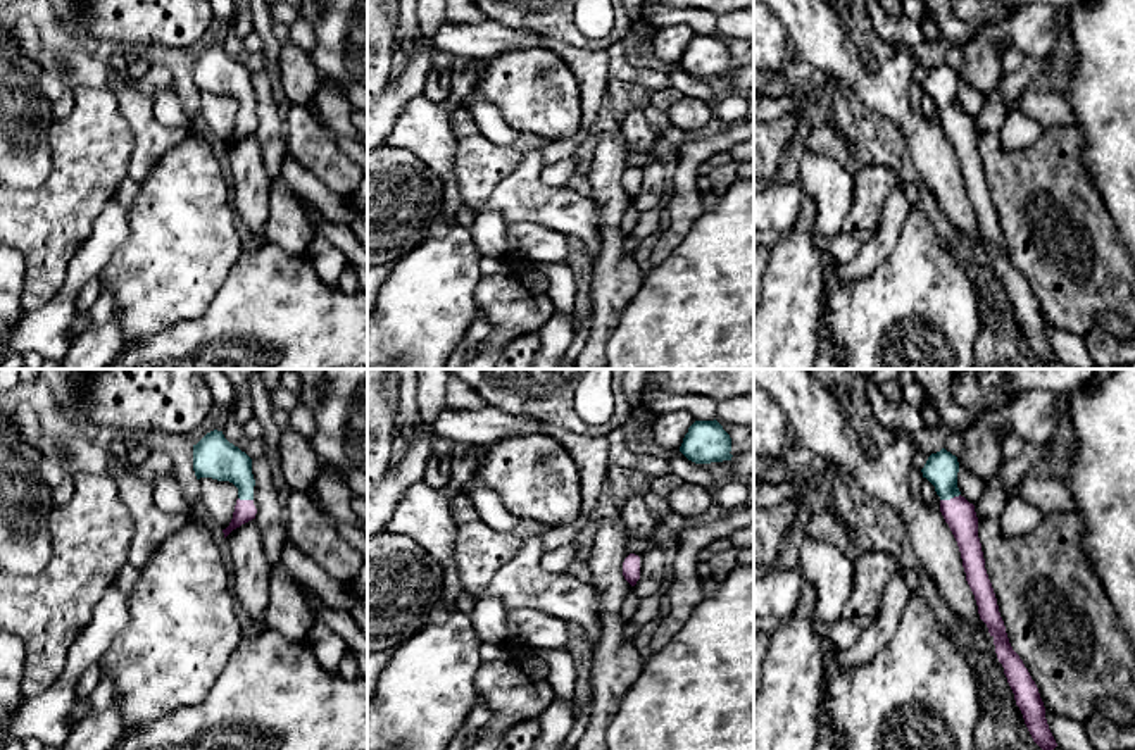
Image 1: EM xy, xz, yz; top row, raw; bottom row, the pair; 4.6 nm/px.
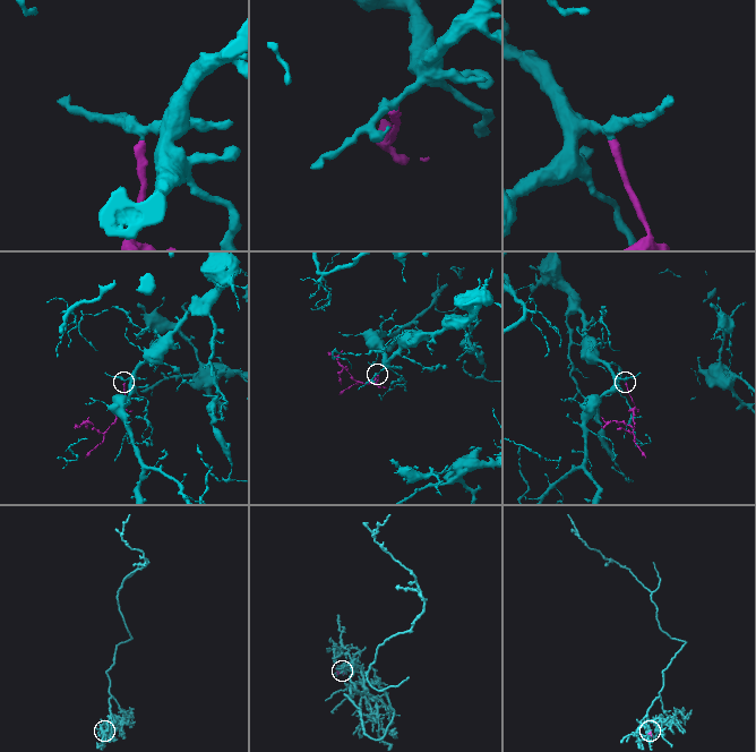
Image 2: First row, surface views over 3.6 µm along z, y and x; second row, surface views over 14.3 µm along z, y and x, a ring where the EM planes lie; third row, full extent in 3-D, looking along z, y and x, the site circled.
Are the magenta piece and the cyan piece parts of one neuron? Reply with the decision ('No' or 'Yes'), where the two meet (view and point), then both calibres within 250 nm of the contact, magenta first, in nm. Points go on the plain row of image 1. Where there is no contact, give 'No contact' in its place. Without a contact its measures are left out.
Yes. Touches magenta at yz (951, 112). Thickness 150 nm (magenta) against 160 nm

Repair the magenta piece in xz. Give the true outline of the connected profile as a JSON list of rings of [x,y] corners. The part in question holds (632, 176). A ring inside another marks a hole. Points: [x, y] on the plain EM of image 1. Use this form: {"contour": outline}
{"contour": [[[630,167],[623,176],[623,190],[624,193],[635,200],[640,193],[640,171],[635,167]]]}

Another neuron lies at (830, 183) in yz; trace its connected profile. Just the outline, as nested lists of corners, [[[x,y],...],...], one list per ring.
[[[806,148],[800,159],[800,181],[814,198],[816,229],[825,238],[840,236],[854,209],[854,174],[835,159]]]

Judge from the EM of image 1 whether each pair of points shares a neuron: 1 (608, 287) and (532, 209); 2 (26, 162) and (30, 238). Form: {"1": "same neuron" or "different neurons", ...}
{"1": "different neurons", "2": "different neurons"}

